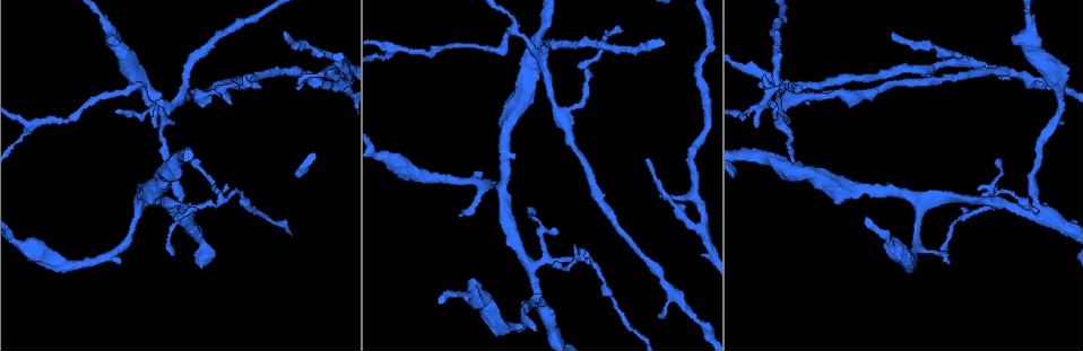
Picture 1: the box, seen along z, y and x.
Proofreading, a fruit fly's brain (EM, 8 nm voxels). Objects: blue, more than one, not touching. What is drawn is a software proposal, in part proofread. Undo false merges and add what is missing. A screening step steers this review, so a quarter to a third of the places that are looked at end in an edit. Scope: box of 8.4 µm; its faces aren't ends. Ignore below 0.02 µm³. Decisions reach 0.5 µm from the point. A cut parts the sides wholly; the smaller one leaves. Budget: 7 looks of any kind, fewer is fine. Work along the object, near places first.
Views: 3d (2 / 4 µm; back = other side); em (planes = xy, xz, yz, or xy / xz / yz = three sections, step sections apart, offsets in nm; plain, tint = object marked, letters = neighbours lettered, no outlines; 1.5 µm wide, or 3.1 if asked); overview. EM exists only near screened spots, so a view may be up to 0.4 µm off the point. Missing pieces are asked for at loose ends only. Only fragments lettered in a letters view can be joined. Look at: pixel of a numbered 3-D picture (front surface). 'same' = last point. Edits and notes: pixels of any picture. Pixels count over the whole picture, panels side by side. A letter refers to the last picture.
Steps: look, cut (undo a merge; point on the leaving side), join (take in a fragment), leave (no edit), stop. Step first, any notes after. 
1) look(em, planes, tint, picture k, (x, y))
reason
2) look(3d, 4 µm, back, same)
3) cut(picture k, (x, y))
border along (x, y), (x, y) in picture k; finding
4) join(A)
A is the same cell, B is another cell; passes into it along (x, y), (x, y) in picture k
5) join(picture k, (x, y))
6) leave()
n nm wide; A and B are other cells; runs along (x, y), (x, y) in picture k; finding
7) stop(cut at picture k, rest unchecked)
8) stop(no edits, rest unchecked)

look(em, xy, step 8, tint, picture 1, (948, 260))
thin end

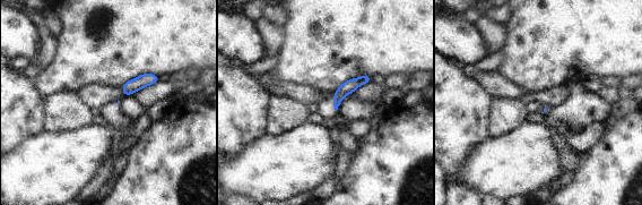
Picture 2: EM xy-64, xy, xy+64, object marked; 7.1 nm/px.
look(em, yz, step 8, tint, same)

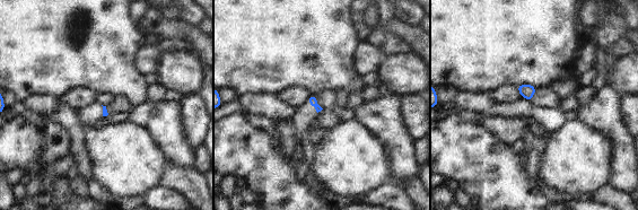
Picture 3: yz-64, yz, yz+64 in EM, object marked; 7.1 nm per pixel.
look(em, yz, step 8, letters, same)
what lies round it

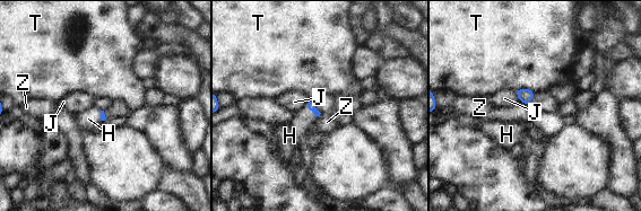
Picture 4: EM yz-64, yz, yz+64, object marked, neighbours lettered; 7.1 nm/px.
join(H)
H is the same cell, J, T and Z are other cells; passes into it along (310, 104), (310, 110), (289, 135) in picture 4; it goes on there

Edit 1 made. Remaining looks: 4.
look(overview)
redraw

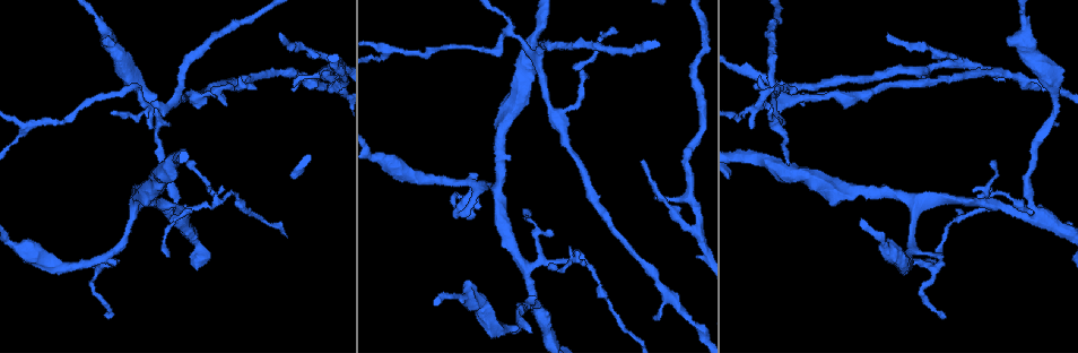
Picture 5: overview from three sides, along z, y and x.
look(em, yz, step 8, tint, picture 5, (468, 280))
branch stops here

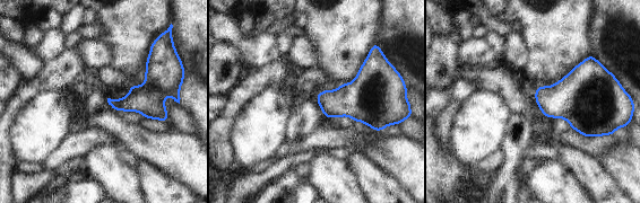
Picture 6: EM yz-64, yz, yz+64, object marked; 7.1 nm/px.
look(em, yz, step 8, letters, same)
see the neighbours

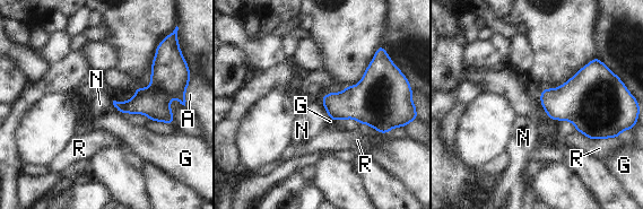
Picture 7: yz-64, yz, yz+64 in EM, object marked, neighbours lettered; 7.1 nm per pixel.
leave()
A, G, N and R are other cells; border along (321, 97), (321, 104), (329, 119) in picture 7; none of them fits

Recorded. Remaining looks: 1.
stop(join at picture 4, rest unchecked)

